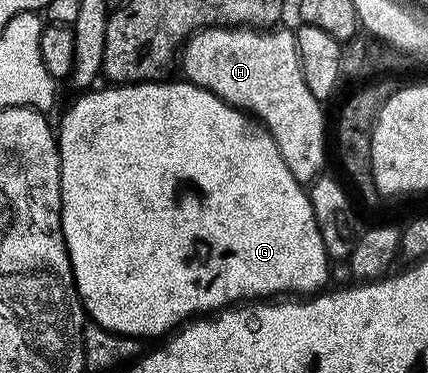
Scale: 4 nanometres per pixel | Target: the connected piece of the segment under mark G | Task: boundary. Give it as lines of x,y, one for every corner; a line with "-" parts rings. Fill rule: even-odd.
172,80
116,83
108,87
112,89
96,87
81,92
77,96
80,98
65,111
60,125
58,121
60,222
80,302
84,304
85,314
95,324
112,333
137,339
163,338
201,315
212,315
237,303
255,303
261,299
276,299
281,295
312,295
323,290
330,281
330,258
322,243
308,189
296,181
294,175
290,175
290,167
286,167
268,130
249,114
228,105
191,81

